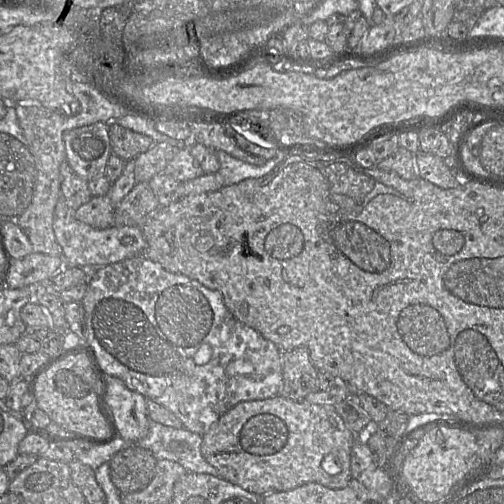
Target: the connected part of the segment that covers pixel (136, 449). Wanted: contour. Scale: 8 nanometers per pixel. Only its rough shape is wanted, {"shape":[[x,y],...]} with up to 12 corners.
{"shape":[[133,444],[109,461],[121,494],[142,490],[157,462]]}

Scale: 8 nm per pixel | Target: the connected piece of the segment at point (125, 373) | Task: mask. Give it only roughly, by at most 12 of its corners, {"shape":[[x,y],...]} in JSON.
{"shape":[[145,256],[89,272],[102,369],[204,435],[282,352]]}

